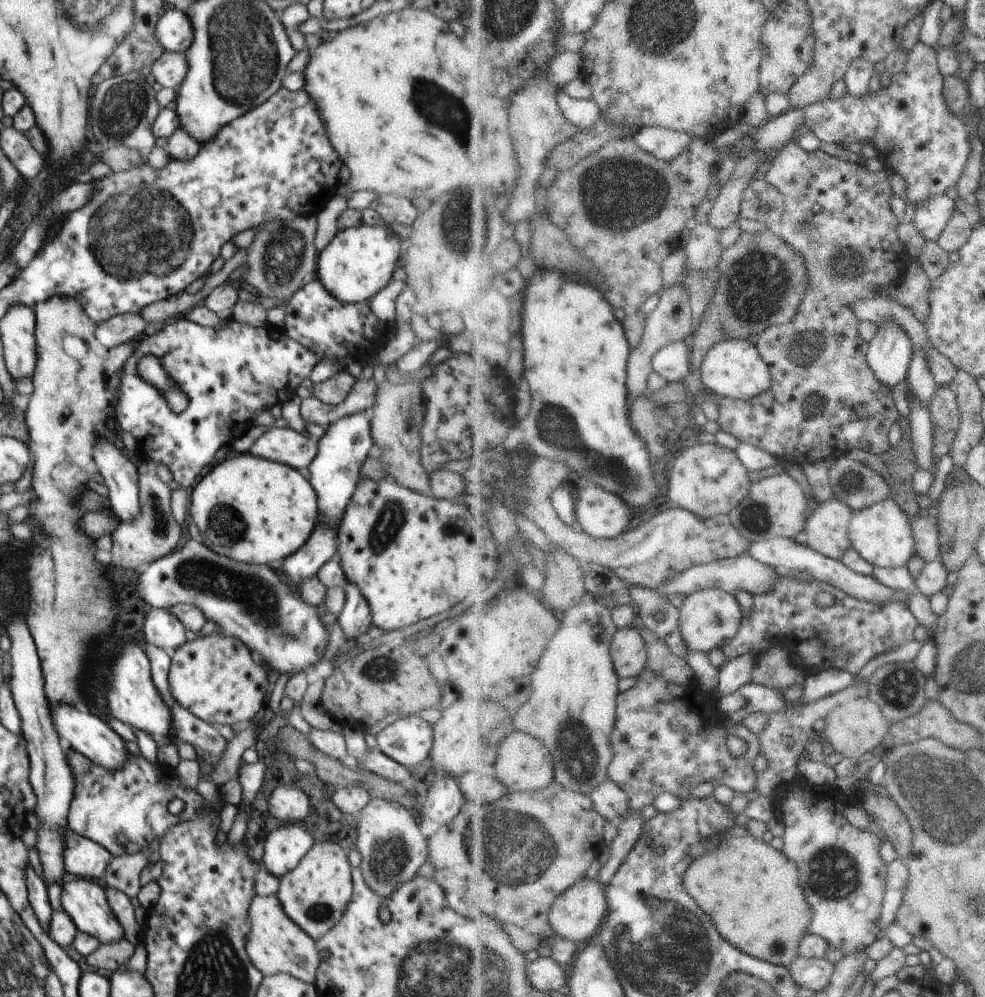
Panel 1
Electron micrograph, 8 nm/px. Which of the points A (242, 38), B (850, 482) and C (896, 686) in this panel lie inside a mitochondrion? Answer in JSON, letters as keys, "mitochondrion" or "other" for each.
{"A":"mitochondrion","B":"mitochondrion","C":"mitochondrion"}

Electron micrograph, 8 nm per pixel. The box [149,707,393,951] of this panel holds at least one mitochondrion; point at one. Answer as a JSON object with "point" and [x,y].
{"point":[318,912]}

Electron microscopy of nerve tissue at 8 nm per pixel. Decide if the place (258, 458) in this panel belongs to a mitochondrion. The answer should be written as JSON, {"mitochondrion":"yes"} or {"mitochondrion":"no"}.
{"mitochondrion":"no"}

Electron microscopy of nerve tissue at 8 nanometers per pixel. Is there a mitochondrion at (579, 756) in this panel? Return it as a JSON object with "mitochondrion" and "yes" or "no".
{"mitochondrion":"yes"}

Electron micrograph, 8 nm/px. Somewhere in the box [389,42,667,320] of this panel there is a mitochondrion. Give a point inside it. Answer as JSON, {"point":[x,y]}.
{"point":[435,105]}

